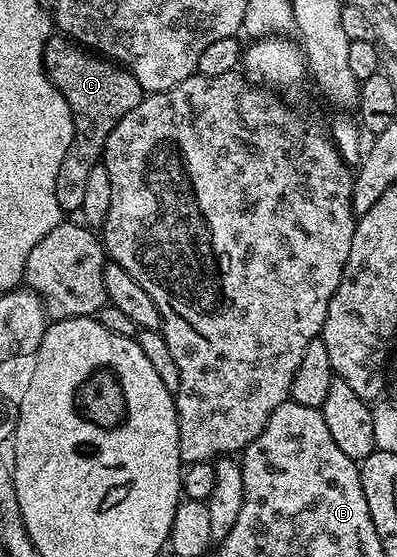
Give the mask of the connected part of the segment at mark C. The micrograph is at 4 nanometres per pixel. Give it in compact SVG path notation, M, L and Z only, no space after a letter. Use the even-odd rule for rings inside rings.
M52 34L43 50L43 68L55 88L65 97L75 132L59 170L59 204L64 213L80 210L89 173L101 163L109 133L144 97L144 89L133 73L118 63L64 37Z

